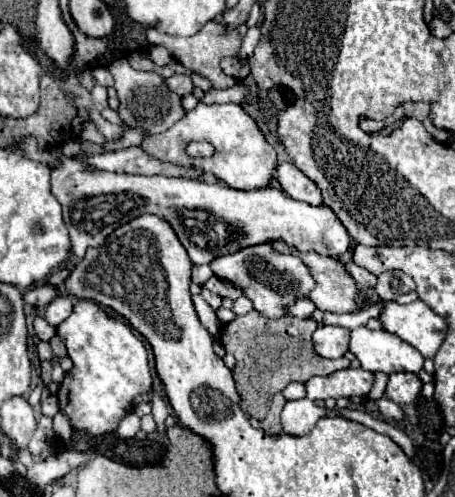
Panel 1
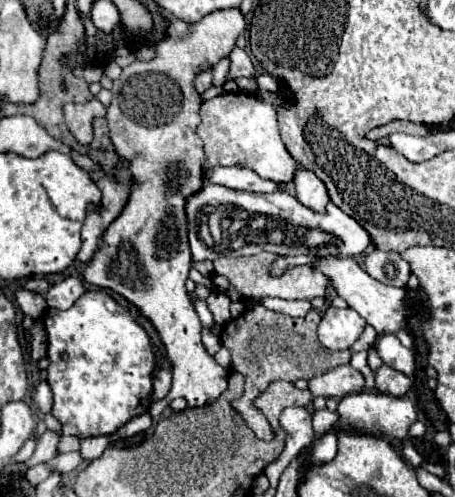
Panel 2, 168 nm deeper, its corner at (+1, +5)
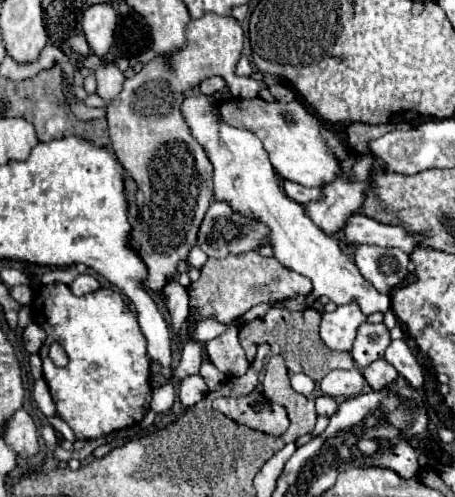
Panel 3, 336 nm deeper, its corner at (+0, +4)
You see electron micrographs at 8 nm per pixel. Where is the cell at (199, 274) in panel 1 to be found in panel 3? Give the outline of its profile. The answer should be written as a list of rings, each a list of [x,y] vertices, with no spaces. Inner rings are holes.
[[[194,246],[192,250],[190,250],[190,256],[188,256],[188,262],[196,268],[196,270],[202,270],[200,266],[204,266],[206,264],[206,260],[208,260],[208,256],[202,252],[202,250],[198,250],[198,246]]]

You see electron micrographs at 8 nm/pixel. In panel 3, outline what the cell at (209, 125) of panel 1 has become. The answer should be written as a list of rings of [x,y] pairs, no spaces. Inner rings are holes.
[[[234,98],[224,100],[216,106],[216,114],[220,114],[220,120],[234,128],[244,128],[254,132],[262,144],[264,150],[270,156],[270,164],[274,166],[274,172],[280,174],[280,178],[302,184],[302,186],[322,186],[332,182],[340,168],[338,160],[330,154],[326,142],[320,136],[320,122],[314,118],[298,100],[294,102],[266,102],[262,98]],[[284,114],[292,114],[292,122],[284,118]]]

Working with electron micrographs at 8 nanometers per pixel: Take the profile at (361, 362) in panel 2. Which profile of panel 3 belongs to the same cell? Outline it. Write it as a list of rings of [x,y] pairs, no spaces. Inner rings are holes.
[[[364,322],[358,330],[358,336],[354,340],[354,346],[350,350],[356,366],[364,370],[370,366],[374,360],[384,356],[384,350],[390,344],[390,332],[386,330],[384,324],[368,324]]]

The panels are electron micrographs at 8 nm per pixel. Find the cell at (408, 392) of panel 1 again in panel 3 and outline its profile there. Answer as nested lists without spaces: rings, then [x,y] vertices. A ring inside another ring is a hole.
[[[378,360],[372,362],[366,370],[362,370],[366,382],[372,386],[372,390],[382,390],[384,386],[388,386],[390,382],[394,382],[398,378],[398,372],[394,366],[390,366],[386,360]]]

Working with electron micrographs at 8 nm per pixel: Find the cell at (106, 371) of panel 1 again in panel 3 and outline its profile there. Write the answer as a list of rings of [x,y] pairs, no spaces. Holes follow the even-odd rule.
[[[66,284],[42,286],[32,300],[32,318],[34,322],[40,322],[40,326],[44,326],[48,334],[40,350],[40,358],[44,362],[44,380],[50,388],[58,416],[68,422],[76,440],[102,438],[110,432],[130,428],[142,422],[142,418],[150,410],[152,400],[152,386],[148,382],[150,358],[146,354],[146,338],[142,338],[138,320],[117,290],[100,288],[84,296],[74,296],[70,294],[70,288],[66,288]],[[54,342],[58,342],[70,358],[66,368],[58,368],[48,356],[50,344]]]

